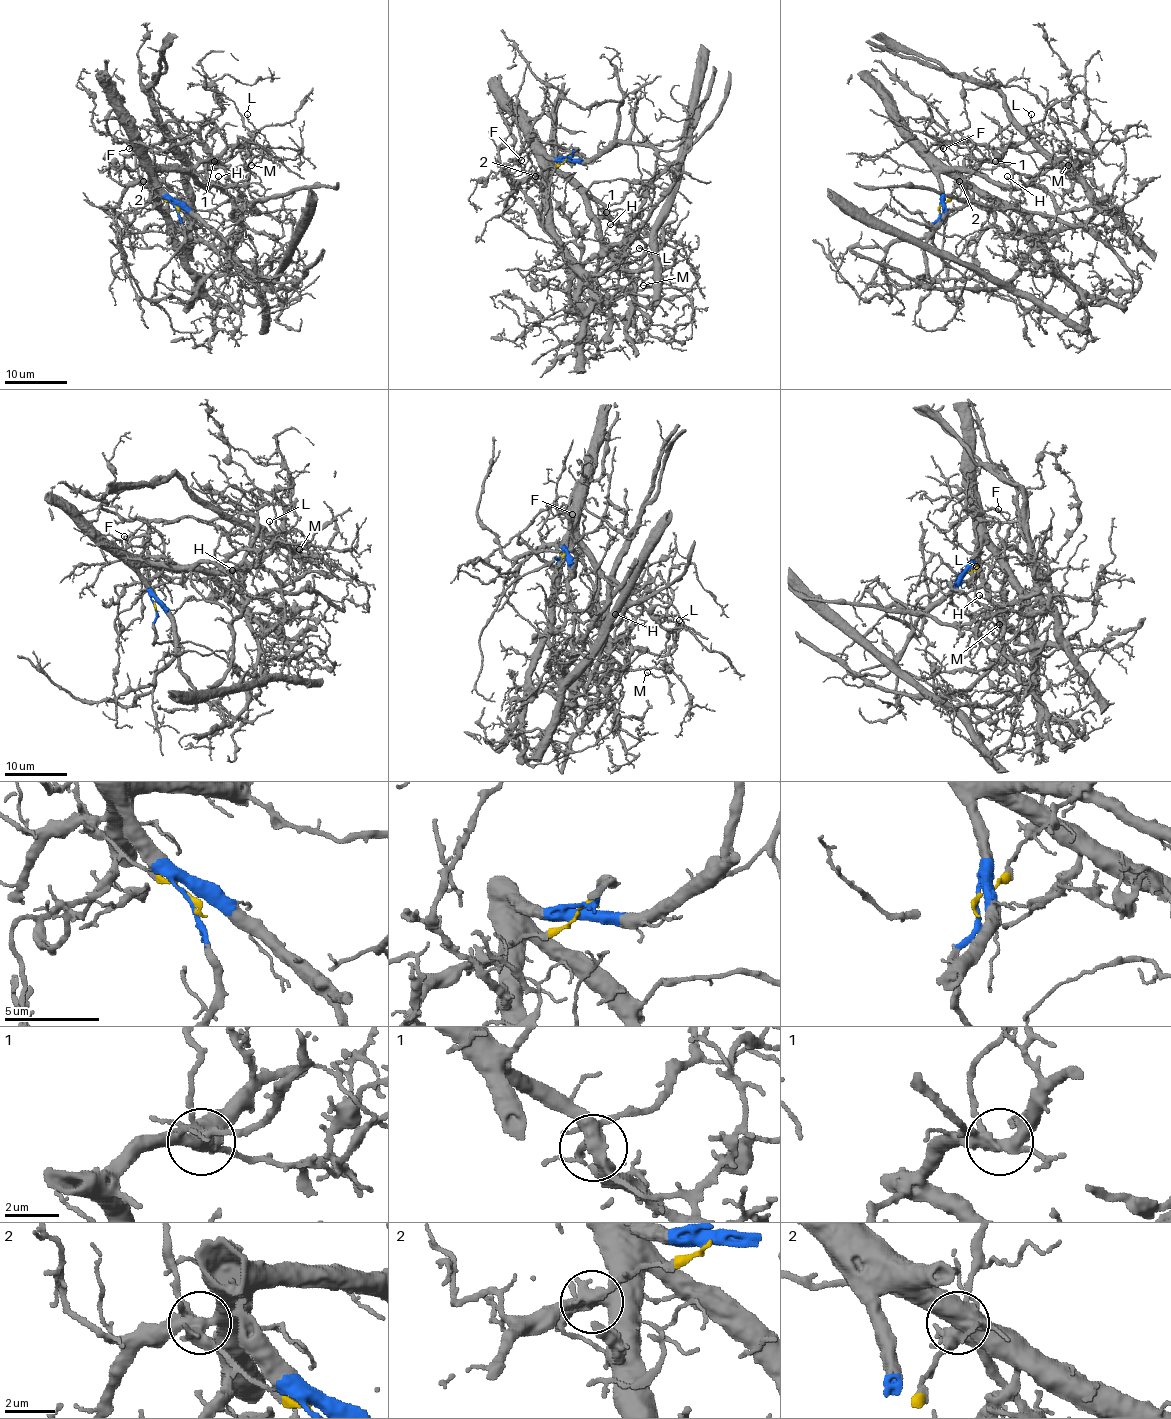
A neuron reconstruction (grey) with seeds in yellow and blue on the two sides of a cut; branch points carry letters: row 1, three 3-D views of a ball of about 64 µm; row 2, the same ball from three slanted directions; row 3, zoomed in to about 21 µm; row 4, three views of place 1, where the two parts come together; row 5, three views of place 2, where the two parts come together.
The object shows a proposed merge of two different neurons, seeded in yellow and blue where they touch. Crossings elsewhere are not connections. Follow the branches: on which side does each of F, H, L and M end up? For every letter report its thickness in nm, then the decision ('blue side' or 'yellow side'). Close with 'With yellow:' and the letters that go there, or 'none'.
F: 120 nm thick; blue side
H: 140 nm thick; blue side
L: 110 nm thick; blue side
M: 140 nm thick; yellow side
With yellow: M

